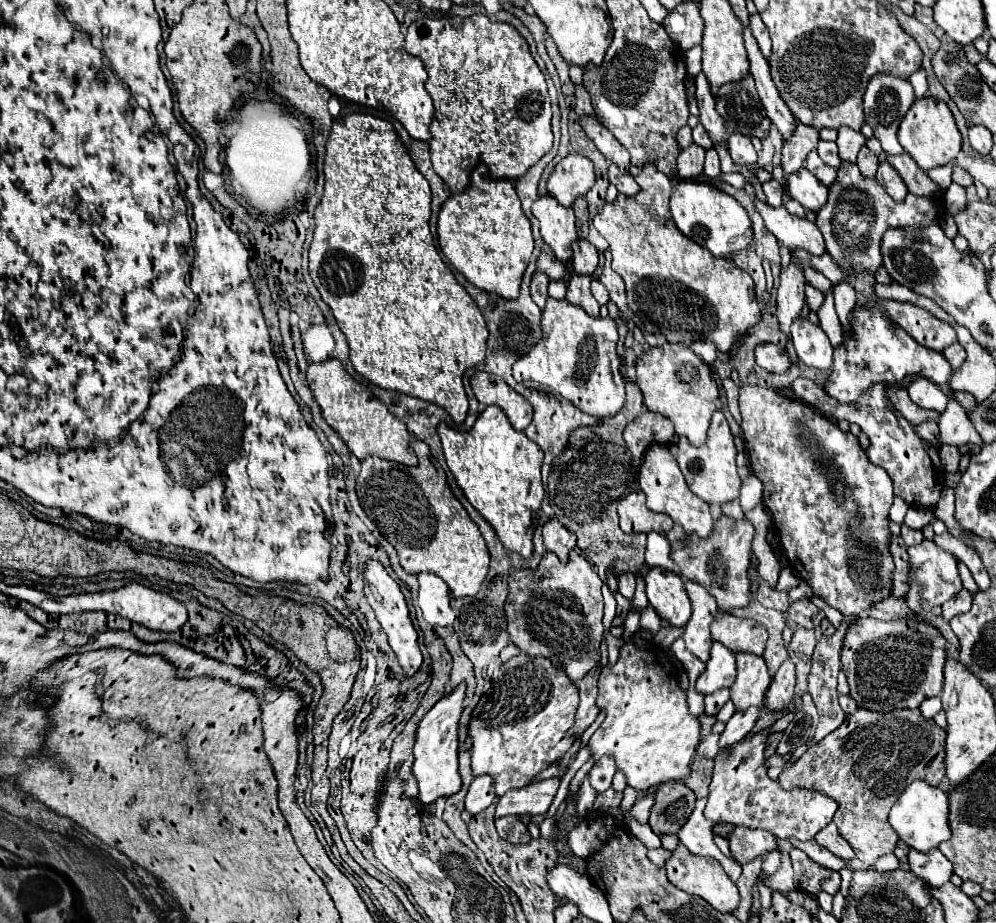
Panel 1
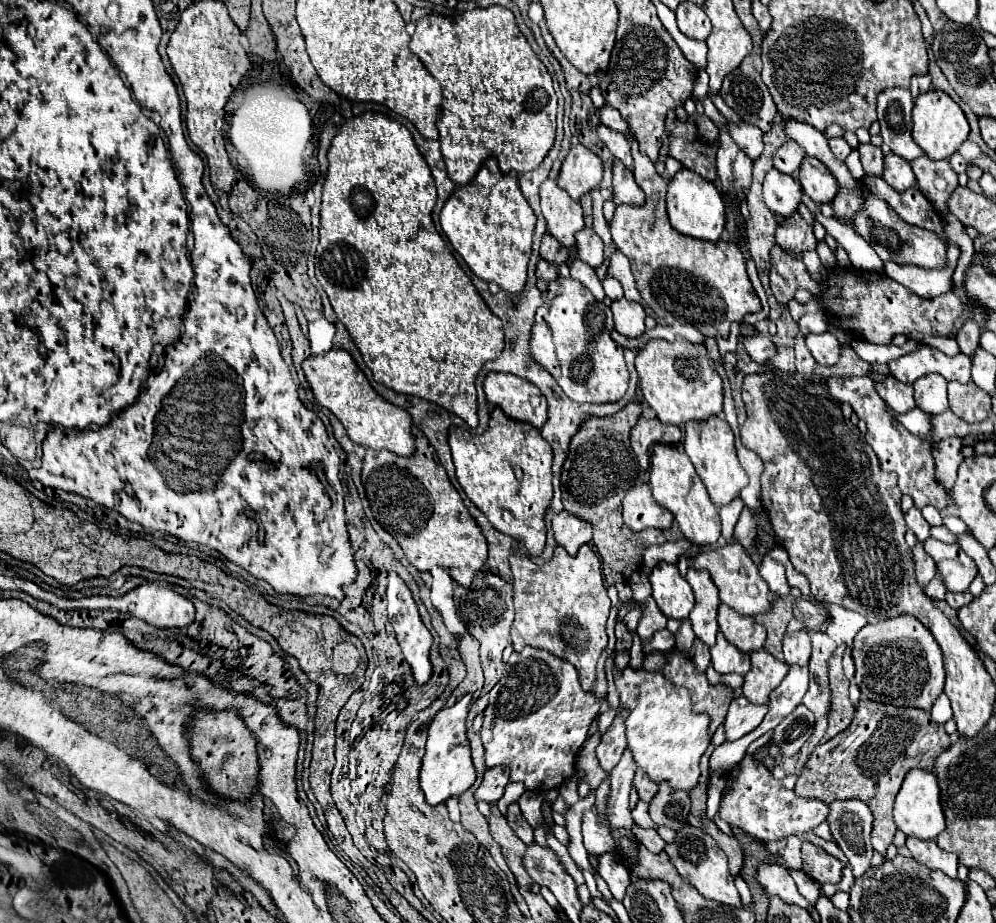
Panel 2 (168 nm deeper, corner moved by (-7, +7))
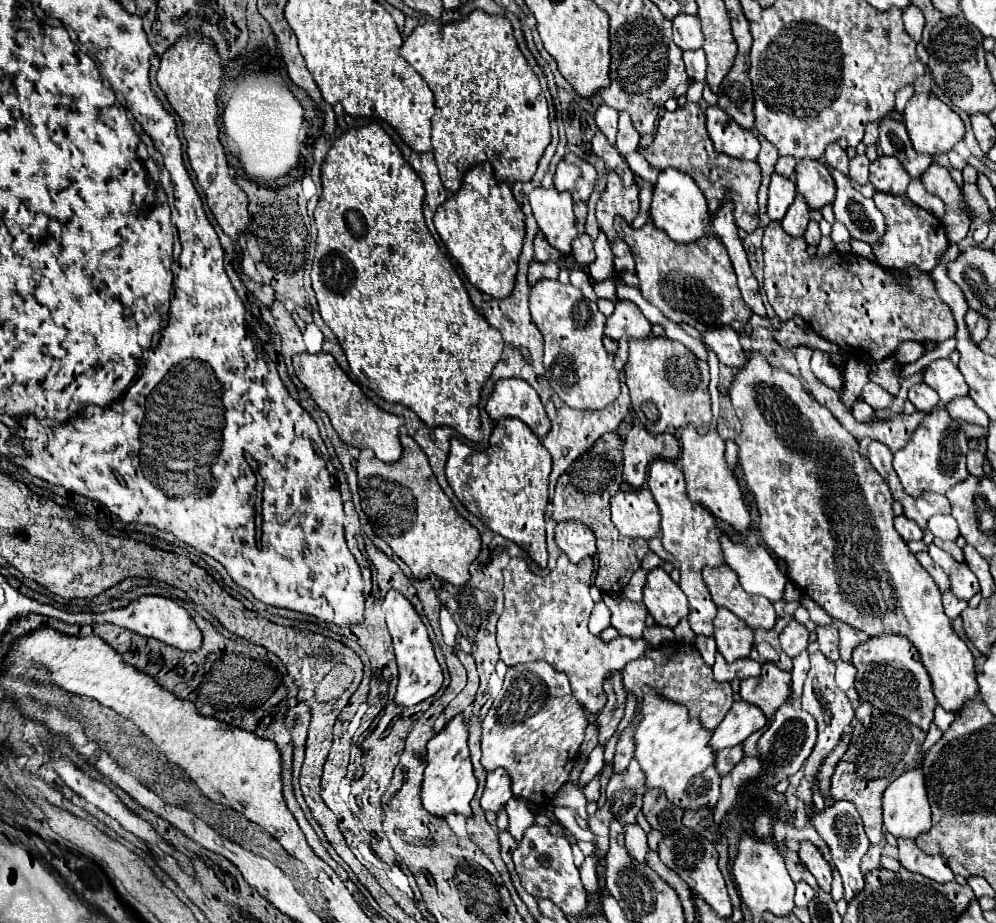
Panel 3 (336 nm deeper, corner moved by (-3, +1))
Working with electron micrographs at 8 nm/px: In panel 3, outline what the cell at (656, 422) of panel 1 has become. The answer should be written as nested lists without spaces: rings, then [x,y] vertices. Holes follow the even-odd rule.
[[[633,426],[623,442],[623,476],[625,480],[641,488],[647,480],[649,464],[653,460],[677,460],[679,456],[679,440],[671,434],[649,434],[645,426]]]

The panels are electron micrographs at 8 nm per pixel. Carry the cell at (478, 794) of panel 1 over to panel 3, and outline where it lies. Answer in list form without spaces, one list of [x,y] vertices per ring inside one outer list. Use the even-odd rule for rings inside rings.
[[[493,770],[487,774],[487,784],[481,796],[481,808],[499,812],[511,798],[511,778],[505,770]]]

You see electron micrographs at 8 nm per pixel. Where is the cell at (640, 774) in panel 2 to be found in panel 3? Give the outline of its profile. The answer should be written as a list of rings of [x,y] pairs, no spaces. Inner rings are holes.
[[[631,760],[625,772],[613,772],[611,774],[611,780],[607,784],[607,802],[591,818],[587,818],[591,832],[595,834],[595,854],[599,860],[609,850],[609,824],[613,820],[617,820],[619,824],[635,824],[635,816],[639,814],[643,805],[645,790],[647,790],[645,788],[645,774],[641,772],[641,766],[637,764],[637,760]]]

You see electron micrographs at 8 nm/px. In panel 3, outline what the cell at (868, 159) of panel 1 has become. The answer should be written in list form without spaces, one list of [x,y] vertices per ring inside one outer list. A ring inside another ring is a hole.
[[[855,156],[853,160],[849,160],[849,178],[855,180],[857,184],[869,182],[869,160],[867,160],[867,156]]]

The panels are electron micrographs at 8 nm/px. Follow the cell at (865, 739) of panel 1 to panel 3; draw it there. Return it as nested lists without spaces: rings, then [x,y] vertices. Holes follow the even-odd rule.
[[[861,702],[855,708],[853,742],[835,768],[835,774],[831,778],[831,794],[837,800],[847,800],[855,804],[871,844],[877,844],[883,832],[881,792],[909,768],[921,766],[923,740],[925,740],[925,732],[921,732],[921,728],[917,728],[915,724],[909,724],[905,718],[893,714],[881,714],[869,702]]]

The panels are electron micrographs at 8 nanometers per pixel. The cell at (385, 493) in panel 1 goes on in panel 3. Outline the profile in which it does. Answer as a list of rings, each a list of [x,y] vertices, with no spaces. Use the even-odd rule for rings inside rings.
[[[401,432],[401,444],[403,456],[393,464],[381,462],[369,448],[361,450],[357,458],[361,508],[373,532],[393,548],[415,578],[435,574],[453,586],[463,586],[469,580],[469,564],[481,552],[479,532],[457,514],[437,484],[419,444],[407,432]]]

